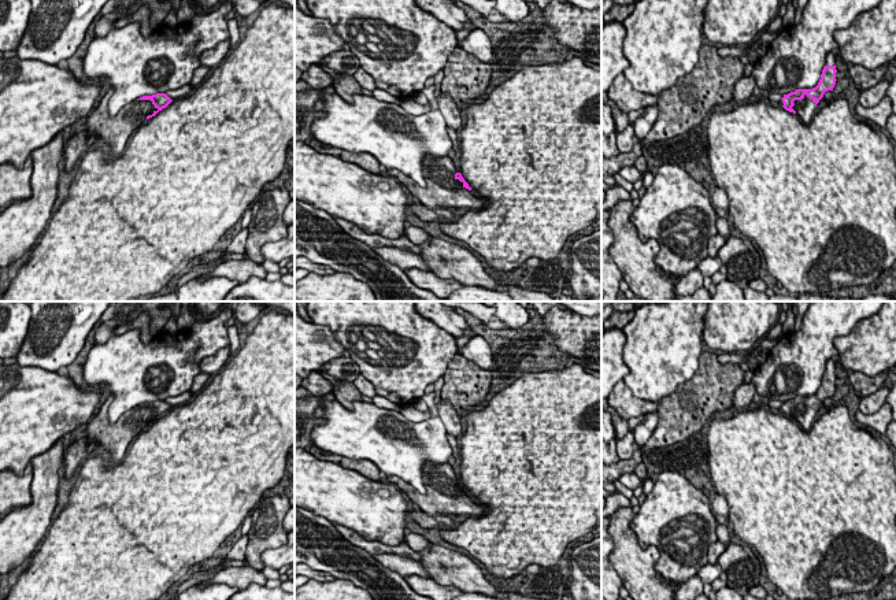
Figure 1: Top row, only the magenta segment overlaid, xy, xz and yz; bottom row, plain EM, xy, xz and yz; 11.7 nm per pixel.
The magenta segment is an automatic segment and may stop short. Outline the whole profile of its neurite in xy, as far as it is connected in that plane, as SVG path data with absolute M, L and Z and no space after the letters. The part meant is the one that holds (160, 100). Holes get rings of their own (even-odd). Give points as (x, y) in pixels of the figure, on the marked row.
M108 92L100 104L86 116L85 127L92 136L97 136L110 144L111 152L119 156L133 133L144 122L166 108L173 100L166 93L142 96L119 110L115 116L108 115L107 104L111 97Z

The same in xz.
M426 158L422 171L426 186L419 186L399 170L386 170L401 186L406 186L422 204L434 208L470 207L482 208L484 200L471 195L471 188L460 173L456 171L453 160L445 158Z

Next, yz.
M829 52L818 85L812 89L796 89L784 95L780 107L800 116L804 123L811 123L817 104L836 85L836 73L836 53Z

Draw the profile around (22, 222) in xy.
M60 132L48 144L30 153L32 196L8 204L0 214L0 268L25 259L45 230L58 195L64 145L63 132Z

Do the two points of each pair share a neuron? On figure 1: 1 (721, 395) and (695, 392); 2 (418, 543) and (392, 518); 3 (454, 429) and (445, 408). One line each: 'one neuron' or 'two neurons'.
1: one neuron
2: two neurons
3: one neuron

